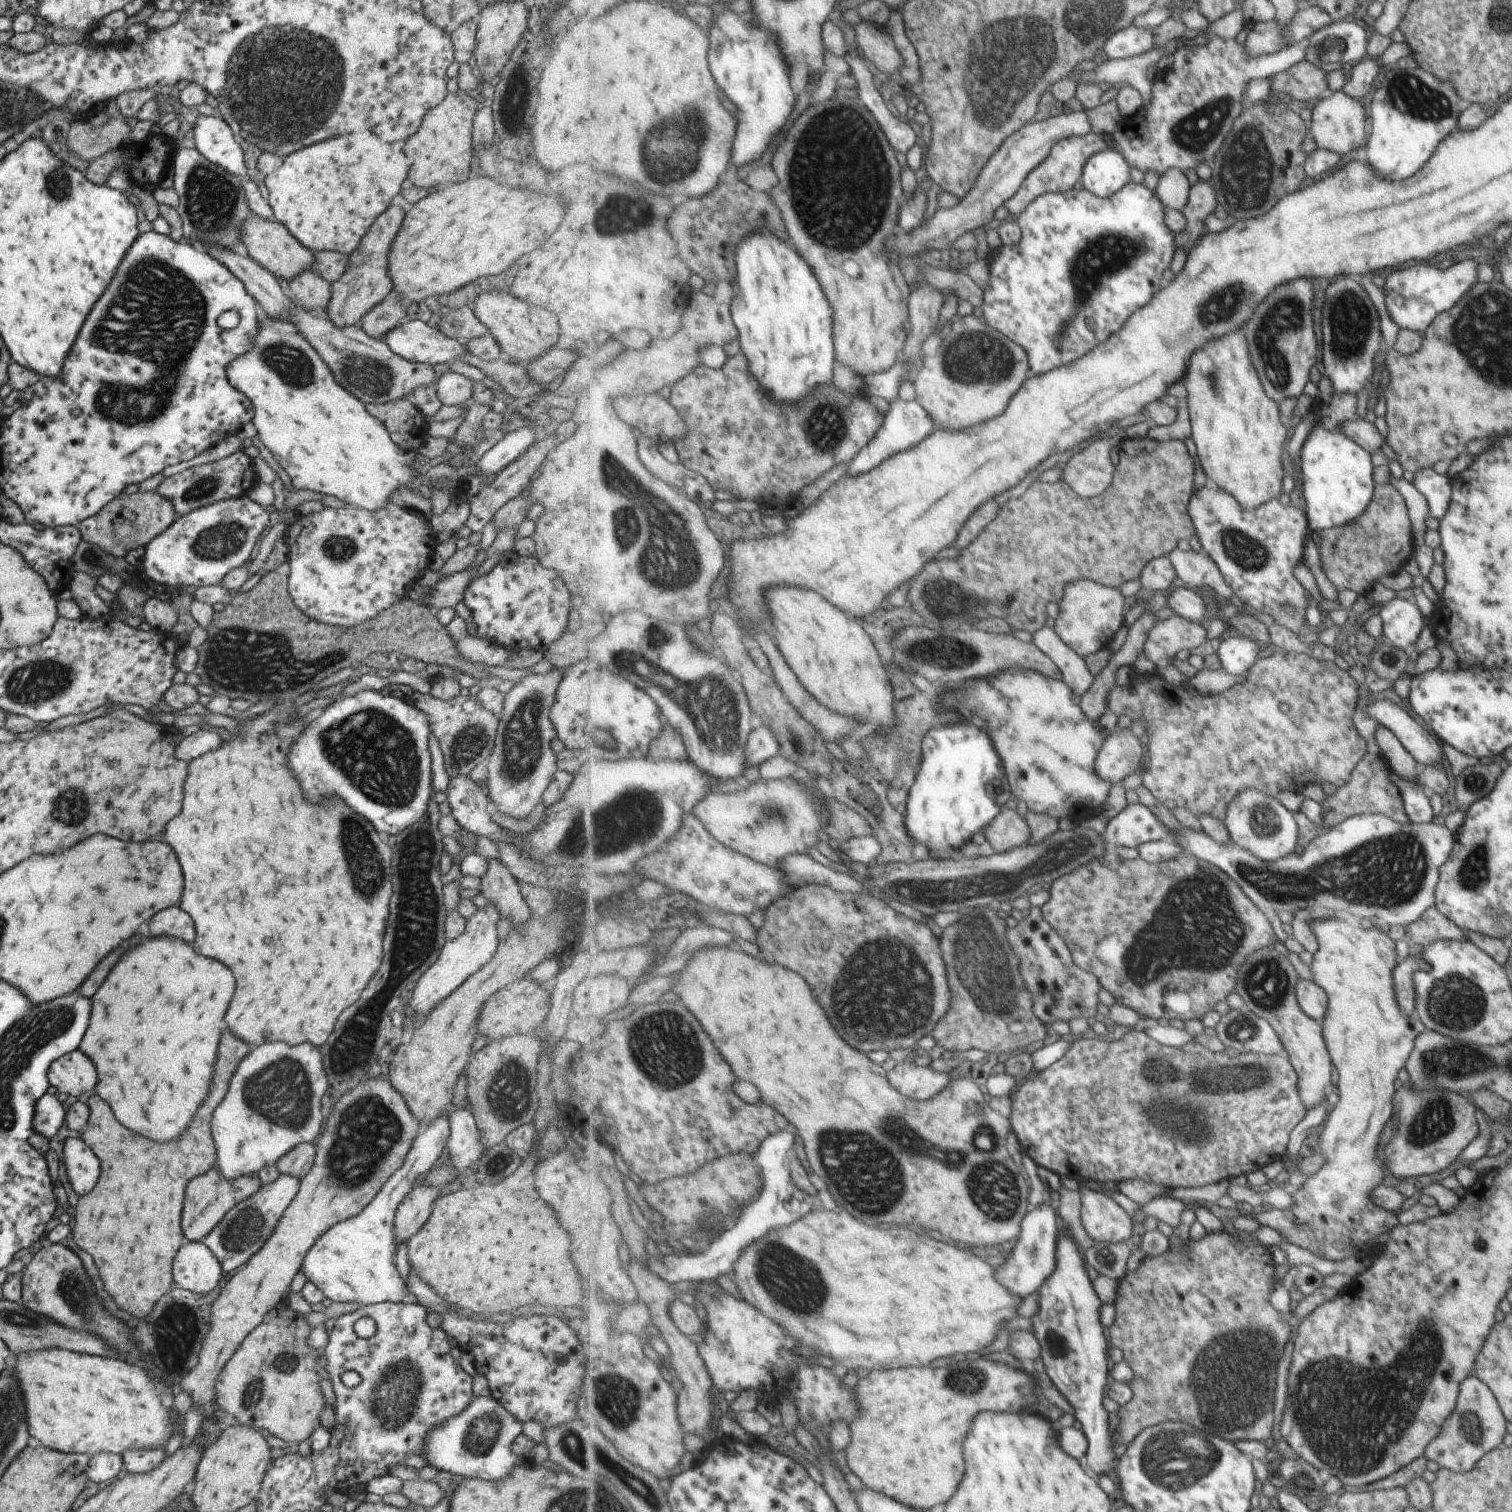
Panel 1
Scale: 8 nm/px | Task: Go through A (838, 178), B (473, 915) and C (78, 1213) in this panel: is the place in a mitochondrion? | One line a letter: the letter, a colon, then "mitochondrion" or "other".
A: mitochondrion
B: other
C: other

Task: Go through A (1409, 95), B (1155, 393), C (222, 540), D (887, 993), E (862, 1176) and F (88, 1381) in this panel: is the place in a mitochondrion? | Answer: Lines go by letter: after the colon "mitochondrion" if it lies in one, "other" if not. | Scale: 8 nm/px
A: mitochondrion
B: other
C: mitochondrion
D: mitochondrion
E: mitochondrion
F: other

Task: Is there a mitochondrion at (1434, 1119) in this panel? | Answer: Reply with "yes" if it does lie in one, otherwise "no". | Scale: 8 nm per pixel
yes

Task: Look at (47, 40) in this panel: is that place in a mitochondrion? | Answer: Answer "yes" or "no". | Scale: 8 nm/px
no

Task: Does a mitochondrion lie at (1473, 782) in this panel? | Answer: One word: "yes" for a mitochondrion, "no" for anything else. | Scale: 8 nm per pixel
yes

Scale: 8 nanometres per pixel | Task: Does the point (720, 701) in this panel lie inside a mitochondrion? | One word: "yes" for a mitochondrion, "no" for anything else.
yes

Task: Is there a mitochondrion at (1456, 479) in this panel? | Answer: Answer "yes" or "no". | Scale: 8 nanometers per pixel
no

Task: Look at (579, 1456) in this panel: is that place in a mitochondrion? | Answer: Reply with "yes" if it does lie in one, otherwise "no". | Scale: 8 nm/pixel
yes

